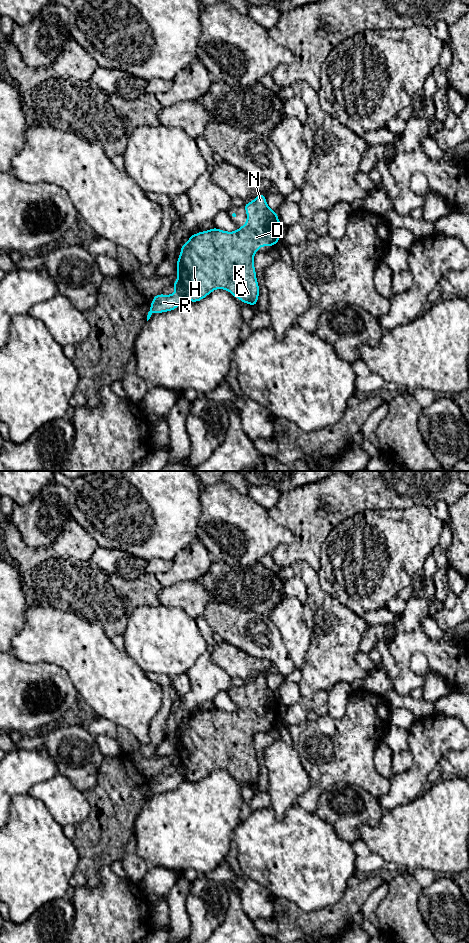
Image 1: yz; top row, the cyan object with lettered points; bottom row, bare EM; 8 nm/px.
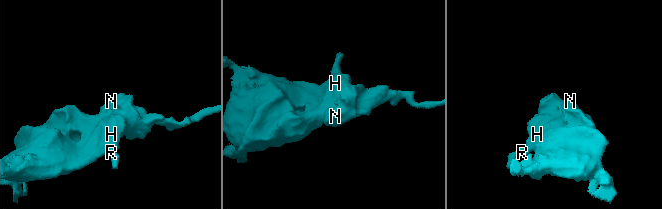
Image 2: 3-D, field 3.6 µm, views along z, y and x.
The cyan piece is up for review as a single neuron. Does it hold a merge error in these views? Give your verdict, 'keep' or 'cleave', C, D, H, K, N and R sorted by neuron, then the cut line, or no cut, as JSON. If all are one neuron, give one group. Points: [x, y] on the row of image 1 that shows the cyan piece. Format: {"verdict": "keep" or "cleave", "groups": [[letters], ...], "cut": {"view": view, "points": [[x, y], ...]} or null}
{"verdict": "cleave", "groups": [["C", "D", "H", "K", "N"], ["R"]], "cut": {"view": "yz", "points": [[178, 278], [183, 286], [185, 298]]}}

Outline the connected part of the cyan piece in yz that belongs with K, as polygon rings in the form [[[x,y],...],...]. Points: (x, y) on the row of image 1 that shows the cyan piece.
[[[258,194],[254,201],[246,203],[244,208],[247,212],[247,222],[239,227],[237,231],[226,232],[217,228],[199,232],[191,235],[188,242],[181,247],[181,254],[177,260],[177,274],[185,289],[185,299],[191,302],[198,302],[209,295],[215,289],[226,289],[241,302],[256,306],[259,296],[259,286],[256,279],[256,272],[253,257],[262,246],[274,246],[281,236],[281,223],[277,212],[272,211],[267,203],[266,196]]]

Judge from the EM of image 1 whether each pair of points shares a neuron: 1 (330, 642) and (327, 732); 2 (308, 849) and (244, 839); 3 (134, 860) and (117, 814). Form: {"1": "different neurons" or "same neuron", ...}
{"1": "different neurons", "2": "same neuron", "3": "different neurons"}

